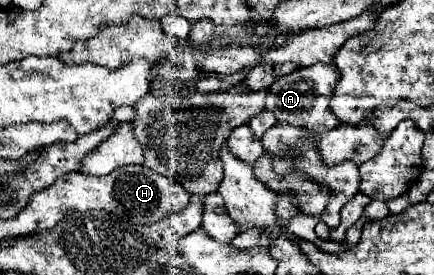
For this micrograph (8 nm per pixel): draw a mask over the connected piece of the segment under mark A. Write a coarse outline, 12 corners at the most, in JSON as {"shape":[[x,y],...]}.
{"shape":[[316,63],[268,87],[266,109],[310,131],[340,123],[328,107],[338,69]]}

